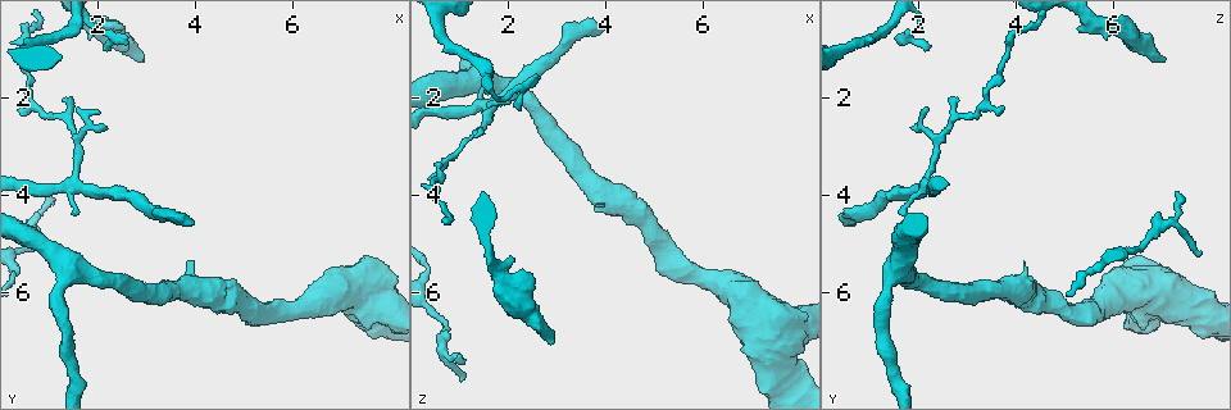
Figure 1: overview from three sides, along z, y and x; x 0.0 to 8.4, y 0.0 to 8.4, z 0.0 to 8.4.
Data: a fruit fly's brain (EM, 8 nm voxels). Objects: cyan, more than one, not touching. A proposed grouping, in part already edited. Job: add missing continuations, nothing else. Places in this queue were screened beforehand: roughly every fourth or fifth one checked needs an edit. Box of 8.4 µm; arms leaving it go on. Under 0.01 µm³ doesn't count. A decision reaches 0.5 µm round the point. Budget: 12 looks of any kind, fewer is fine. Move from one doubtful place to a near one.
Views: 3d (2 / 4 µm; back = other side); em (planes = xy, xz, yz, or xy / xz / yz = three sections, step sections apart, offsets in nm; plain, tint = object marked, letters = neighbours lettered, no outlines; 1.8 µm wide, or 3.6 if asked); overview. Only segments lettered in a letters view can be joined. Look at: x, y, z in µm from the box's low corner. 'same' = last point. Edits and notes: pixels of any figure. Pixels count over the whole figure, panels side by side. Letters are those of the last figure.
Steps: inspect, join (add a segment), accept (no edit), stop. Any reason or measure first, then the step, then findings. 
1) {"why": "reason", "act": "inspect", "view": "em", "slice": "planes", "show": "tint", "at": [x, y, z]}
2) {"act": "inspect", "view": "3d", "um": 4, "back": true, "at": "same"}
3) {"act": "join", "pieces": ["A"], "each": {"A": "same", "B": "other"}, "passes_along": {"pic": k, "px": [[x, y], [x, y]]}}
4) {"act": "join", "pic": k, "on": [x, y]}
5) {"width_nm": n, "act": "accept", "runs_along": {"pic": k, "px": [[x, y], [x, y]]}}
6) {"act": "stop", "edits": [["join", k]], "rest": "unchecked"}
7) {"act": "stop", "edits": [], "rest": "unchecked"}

{"why": "branch stops here", "act": "inspect", "view": "em", "slice": "xy", "step": 4, "show": "letters", "at": [3.95, 4.55, 0.60]}

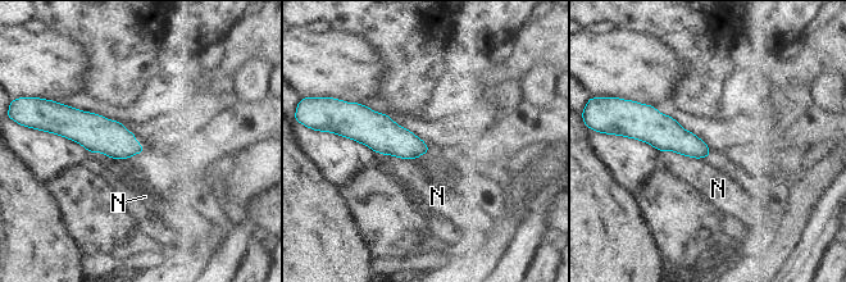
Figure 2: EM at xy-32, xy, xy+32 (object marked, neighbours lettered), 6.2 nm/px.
{"act": "accept", "each": {"N": "other"}, "border": {"pic": 2, "px": [[659, 150], [673, 150], [700, 159]]}, "found": "none of them fits"}

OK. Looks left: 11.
{"why": "free end", "act": "inspect", "view": "3d", "um": 4, "at": [2.60, 0.95, 1.60]}

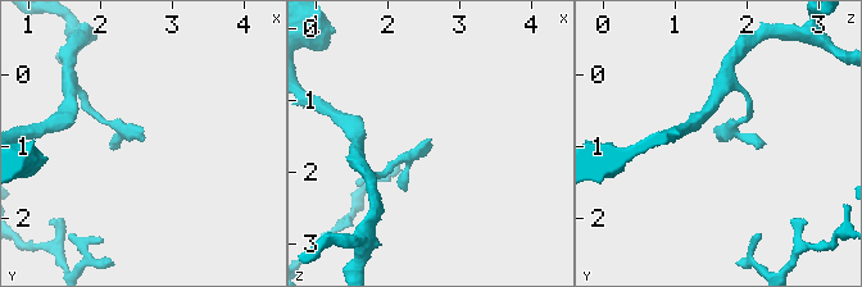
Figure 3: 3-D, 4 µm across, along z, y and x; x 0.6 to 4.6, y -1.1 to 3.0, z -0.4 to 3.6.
{"why": "shape alone is not enough", "act": "inspect", "view": "em", "slice": "planes", "show": "tint", "at": [2.65, 0.85, 1.55]}

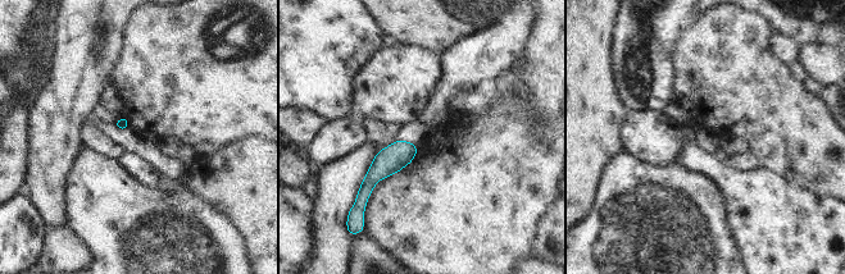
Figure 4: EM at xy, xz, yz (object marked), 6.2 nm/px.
{"act": "inspect", "view": "em", "slice": "planes", "show": "letters", "at": "same"}

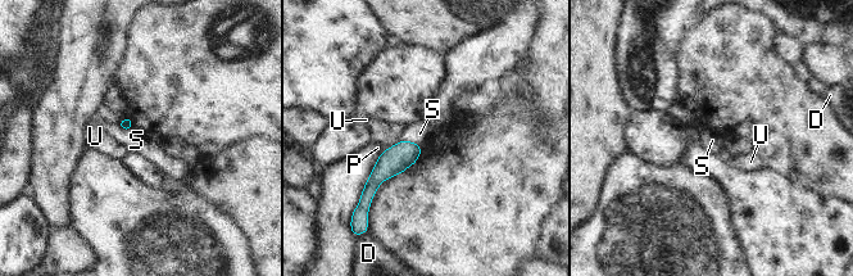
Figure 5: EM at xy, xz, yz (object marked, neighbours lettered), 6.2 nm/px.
{"act": "accept", "each": {"D": "other", "P": "other", "S": "other", "U": "other"}, "border": {"pic": 5, "px": [[399, 140], [411, 140], [422, 148]]}, "found": "no lettered segment goes on from it"}

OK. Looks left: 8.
{"why": "branch stops here", "act": "inspect", "view": "3d", "um": 2, "at": [1.25, 2.00, 2.80]}

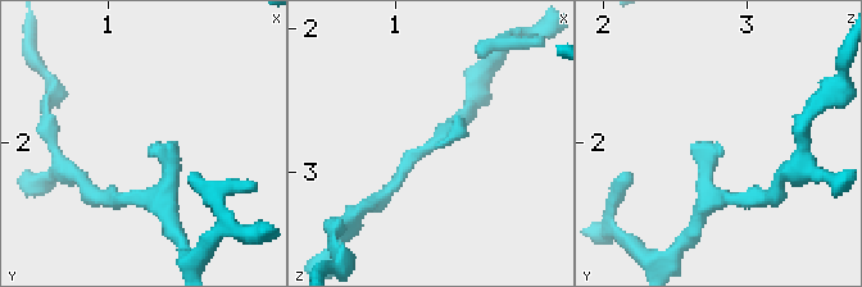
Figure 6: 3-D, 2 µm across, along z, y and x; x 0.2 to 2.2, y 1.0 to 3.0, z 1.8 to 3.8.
{"act": "inspect", "view": "em", "slice": "xz", "step": 4, "show": "letters", "at": [1.34, 1.98, 2.82]}

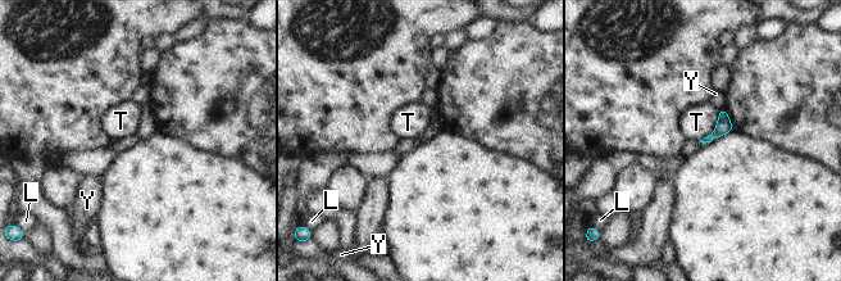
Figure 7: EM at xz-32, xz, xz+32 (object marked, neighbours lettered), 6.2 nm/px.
{"width_nm": 100, "act": "accept", "each": {"L": "other", "T": "other", "Y": "other"}, "found": "none of them fits"}

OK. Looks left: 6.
{"why": "an open end", "act": "inspect", "view": "em", "slice": "xz", "step": 16, "show": "tint", "at": [2.90, 1.25, 7.05]}

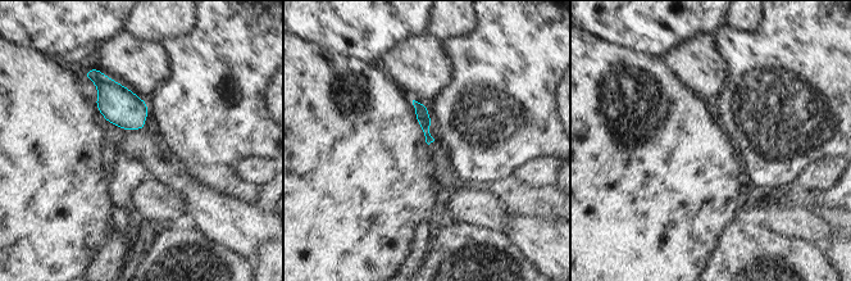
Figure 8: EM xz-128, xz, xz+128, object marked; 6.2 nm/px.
{"act": "inspect", "view": "em", "slice": "planes", "show": "letters", "at": "same"}

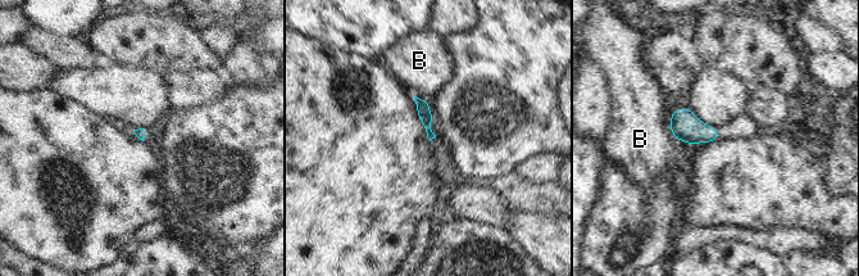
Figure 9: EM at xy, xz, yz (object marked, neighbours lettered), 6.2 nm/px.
{"act": "accept", "each": {"B": "other"}, "found": "no lettered segment goes on from it"}

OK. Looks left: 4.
{"why": "thin end", "act": "inspect", "view": "3d", "um": 2, "at": [1.05, 4.00, 7.30]}

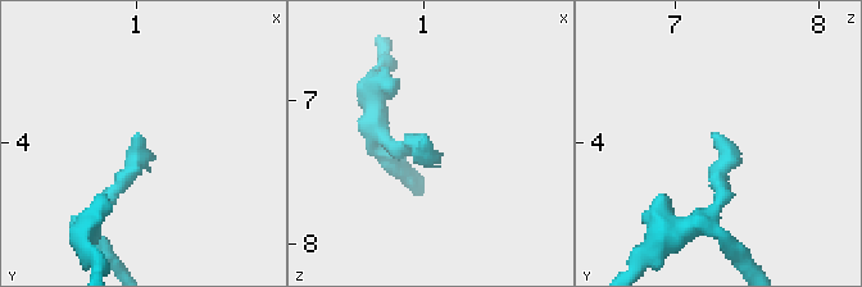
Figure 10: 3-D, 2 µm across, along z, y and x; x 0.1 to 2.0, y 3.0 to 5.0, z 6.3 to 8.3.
{"why": "shape alone is not enough", "act": "inspect", "view": "em", "slice": "yz", "step": 8, "show": "tint", "at": [1.00, 3.96, 7.26]}

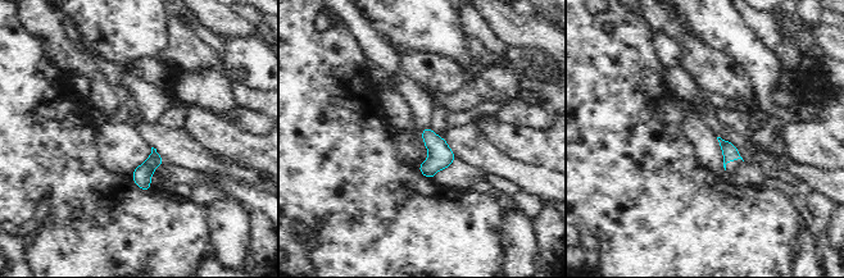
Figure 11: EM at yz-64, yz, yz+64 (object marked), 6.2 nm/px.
{"why": "see the neighbours", "act": "inspect", "view": "em", "slice": "yz", "step": 8, "show": "letters", "at": "same"}

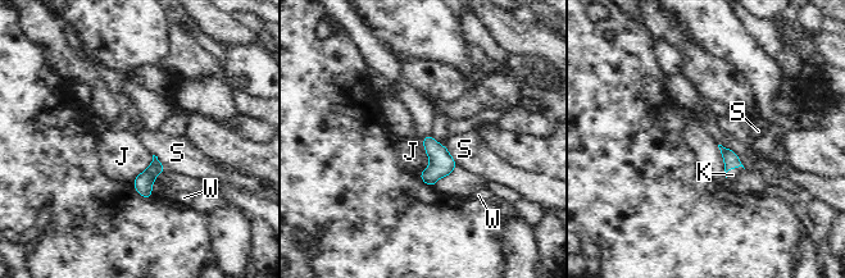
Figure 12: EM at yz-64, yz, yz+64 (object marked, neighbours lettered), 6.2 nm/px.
{"act": "join", "pieces": ["K"], "each": {"J": "other", "K": "same", "S": "other", "W": "other"}, "passes_along": {"pic": 12, "px": [[731, 160], [732, 168], [732, 174]]}, "found": "the neuron continues"}

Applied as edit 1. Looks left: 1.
{"act": "stop", "edits": [["join", 12]], "rest": "unchecked"}

